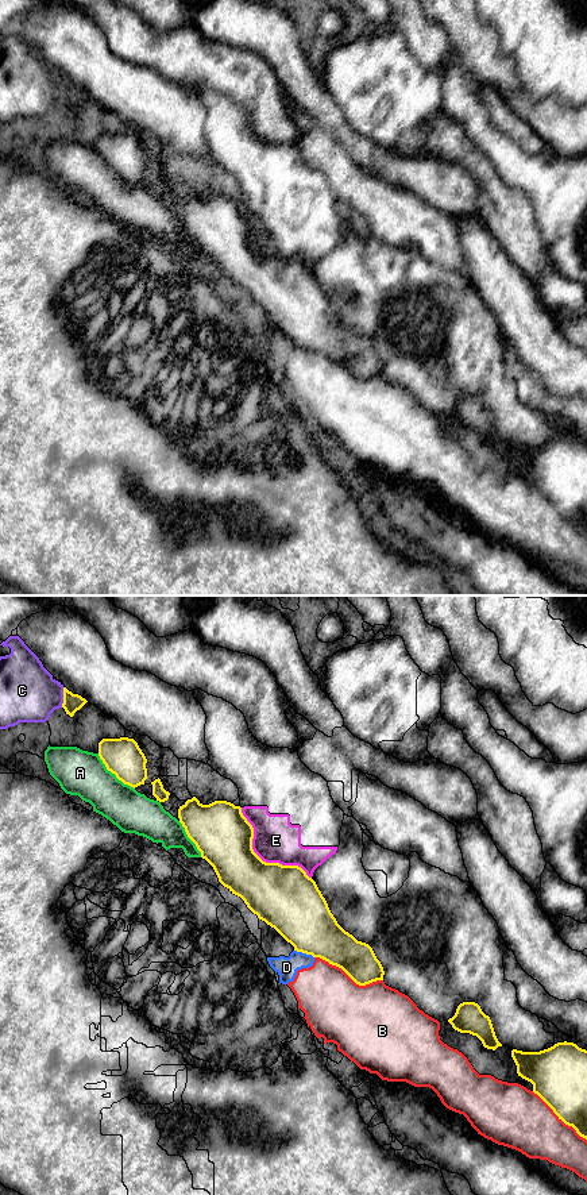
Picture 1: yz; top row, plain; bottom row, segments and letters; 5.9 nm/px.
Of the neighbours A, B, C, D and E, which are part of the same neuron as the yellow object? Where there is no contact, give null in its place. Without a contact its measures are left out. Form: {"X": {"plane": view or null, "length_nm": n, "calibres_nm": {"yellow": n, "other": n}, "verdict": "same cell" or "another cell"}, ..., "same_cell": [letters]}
{"A": {"plane": "yz", "length_nm": 300, "calibres_nm": {"yellow": 220, "other": 280}, "verdict": "another cell"}, "B": {"plane": "yz", "length_nm": 440, "calibres_nm": {"yellow": 220, "other": 380}, "verdict": "another cell"}, "C": {"plane": "yz", "length_nm": 120, "calibres_nm": {"yellow": 110, "other": 340}, "verdict": "another cell"}, "D": {"plane": "yz", "length_nm": 130, "calibres_nm": {"yellow": 340, "other": 130}, "verdict": "another cell"}, "E": {"plane": "yz", "length_nm": 600, "calibres_nm": {"yellow": 360, "other": 280}, "verdict": "another cell"}, "same_cell": []}

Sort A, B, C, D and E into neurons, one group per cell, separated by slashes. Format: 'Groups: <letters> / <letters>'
Groups: A B D / C / E

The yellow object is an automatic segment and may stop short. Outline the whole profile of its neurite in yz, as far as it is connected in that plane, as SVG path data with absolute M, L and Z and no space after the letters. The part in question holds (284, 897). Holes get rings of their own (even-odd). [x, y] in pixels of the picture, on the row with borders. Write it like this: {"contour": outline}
{"contour": "M196 797L178 809L188 837L215 870L219 882L240 897L259 920L274 928L294 951L341 968L356 984L383 980L383 967L372 948L345 932L331 913L316 882L298 866L263 861L252 849L254 828L240 806L227 801L202 805Z"}

